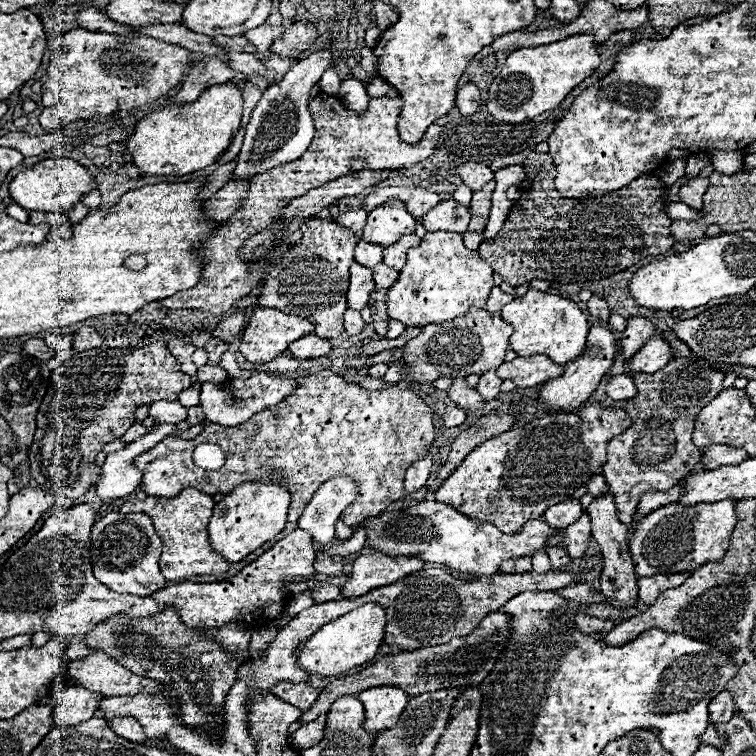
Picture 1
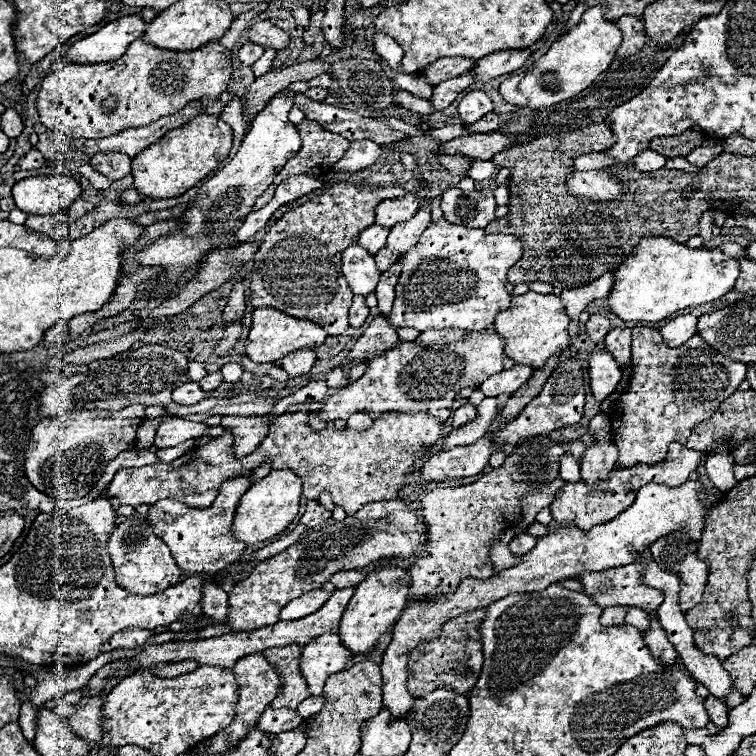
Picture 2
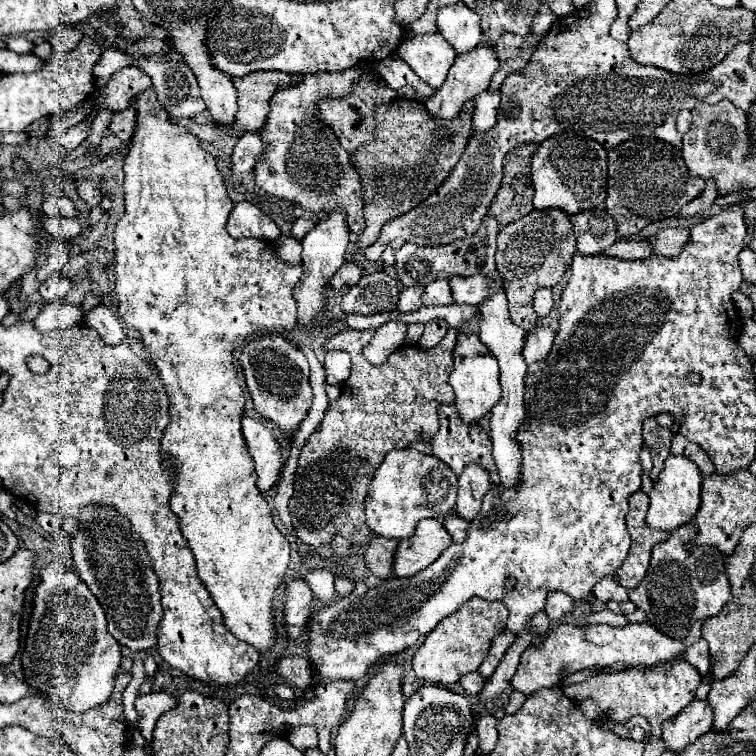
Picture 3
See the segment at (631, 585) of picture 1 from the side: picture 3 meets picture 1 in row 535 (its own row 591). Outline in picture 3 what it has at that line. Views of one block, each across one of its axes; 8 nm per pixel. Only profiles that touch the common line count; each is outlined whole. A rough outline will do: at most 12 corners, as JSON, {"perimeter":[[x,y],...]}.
{"perimeter":[[612,576],[592,588],[600,602],[628,600],[626,588]]}

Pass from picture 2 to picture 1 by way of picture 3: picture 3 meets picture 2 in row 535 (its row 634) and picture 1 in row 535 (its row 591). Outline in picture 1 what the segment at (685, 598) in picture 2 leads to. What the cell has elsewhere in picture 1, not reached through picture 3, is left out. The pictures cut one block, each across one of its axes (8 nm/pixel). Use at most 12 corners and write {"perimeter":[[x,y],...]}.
{"perimeter":[[736,500],[670,504],[628,536],[638,576],[722,560]]}

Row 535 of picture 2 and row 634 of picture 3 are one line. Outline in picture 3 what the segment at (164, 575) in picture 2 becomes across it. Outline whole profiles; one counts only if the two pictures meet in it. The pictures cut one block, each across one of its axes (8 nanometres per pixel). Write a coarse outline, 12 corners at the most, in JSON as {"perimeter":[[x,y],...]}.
{"perimeter":[[84,508],[72,538],[108,632],[154,648],[158,578],[114,508]]}

